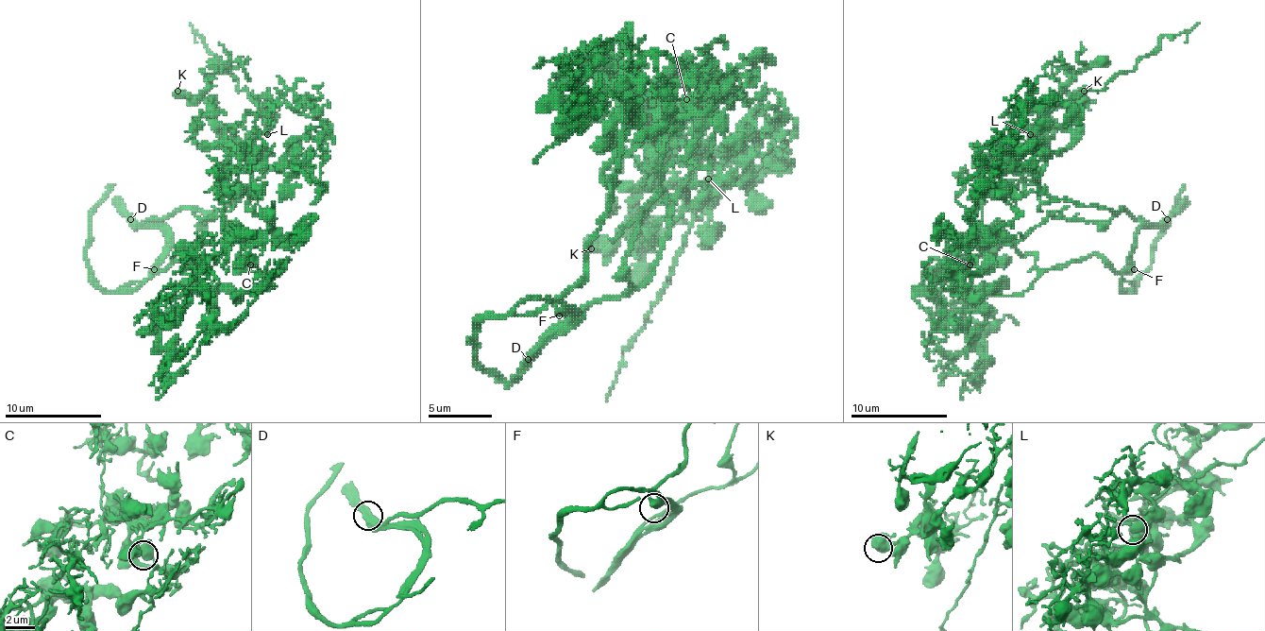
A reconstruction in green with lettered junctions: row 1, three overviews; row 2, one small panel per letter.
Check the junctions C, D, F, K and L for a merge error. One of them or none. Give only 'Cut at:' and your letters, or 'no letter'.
Cut at: no letter

